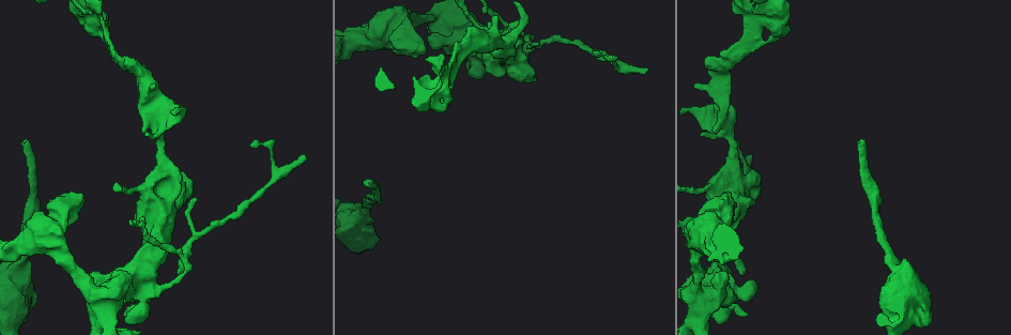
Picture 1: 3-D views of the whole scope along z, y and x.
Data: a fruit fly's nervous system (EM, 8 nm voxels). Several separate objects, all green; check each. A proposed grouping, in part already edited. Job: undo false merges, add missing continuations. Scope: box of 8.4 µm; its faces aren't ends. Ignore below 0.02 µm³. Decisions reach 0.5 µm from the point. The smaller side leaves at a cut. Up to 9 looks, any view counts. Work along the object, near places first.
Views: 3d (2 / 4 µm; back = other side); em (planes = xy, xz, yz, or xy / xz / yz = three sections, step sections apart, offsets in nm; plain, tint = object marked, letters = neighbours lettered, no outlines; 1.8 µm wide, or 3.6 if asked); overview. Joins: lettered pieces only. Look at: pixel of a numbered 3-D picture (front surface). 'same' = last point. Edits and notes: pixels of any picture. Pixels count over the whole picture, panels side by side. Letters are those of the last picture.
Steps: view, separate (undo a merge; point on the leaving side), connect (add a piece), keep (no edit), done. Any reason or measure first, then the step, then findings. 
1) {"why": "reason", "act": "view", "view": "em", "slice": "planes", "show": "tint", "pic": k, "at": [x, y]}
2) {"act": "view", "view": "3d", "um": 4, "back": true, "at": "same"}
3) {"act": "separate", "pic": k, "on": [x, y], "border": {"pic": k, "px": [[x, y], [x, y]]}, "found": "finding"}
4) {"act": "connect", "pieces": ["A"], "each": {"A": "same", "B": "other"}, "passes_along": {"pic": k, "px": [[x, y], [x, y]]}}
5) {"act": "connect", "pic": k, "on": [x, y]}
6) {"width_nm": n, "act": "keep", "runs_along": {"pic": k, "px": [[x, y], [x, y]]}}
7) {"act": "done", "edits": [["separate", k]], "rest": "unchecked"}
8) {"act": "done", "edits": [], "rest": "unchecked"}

{"why": "arms part here", "act": "view", "view": "3d", "um": 2, "pic": 1, "at": [95, 20]}

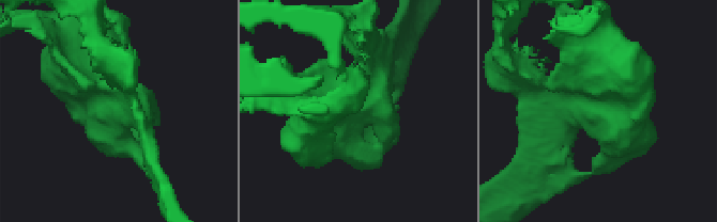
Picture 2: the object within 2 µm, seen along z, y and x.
{"why": "need the tissue", "act": "view", "view": "em", "slice": "yz", "step": 4, "show": "tint", "pic": 2, "at": [594, 101]}

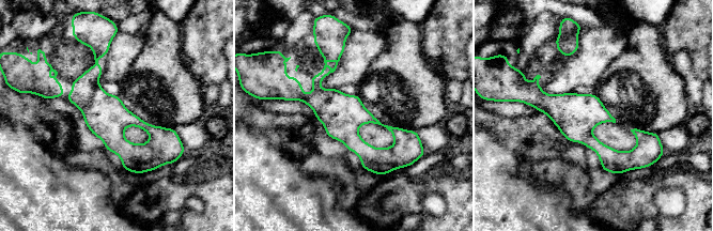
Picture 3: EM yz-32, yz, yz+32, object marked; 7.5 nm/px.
{"act": "view", "view": "em", "slice": "planes", "show": "letters", "at": "same"}

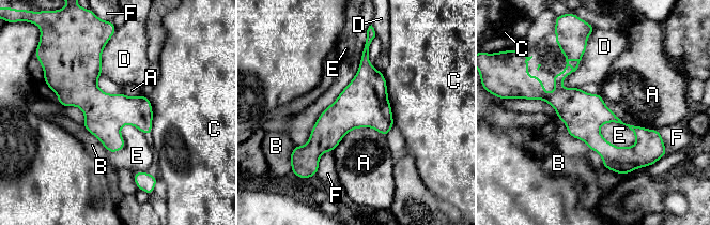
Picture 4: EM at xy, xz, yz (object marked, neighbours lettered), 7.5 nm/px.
{"width_nm": 320, "act": "keep", "each": {"A": "other", "B": "other", "C": "other", "D": "other", "E": "other", "F": "other"}, "border": {"pic": 4, "px": [[599, 93], [623, 122], [658, 130]]}, "found": "all the same cell"}

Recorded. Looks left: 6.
{"why": "sharp bend", "act": "view", "view": "em", "um": 3.6, "slice": "planes", "show": "letters", "pic": 1, "at": [364, 224]}

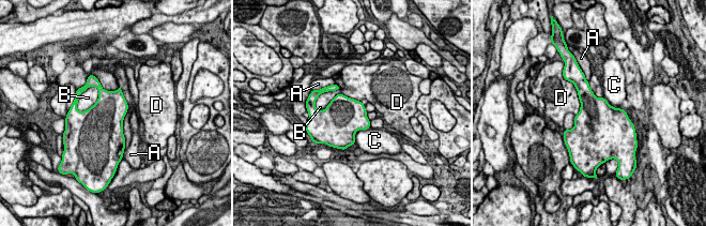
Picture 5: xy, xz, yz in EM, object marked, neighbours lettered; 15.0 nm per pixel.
{"act": "keep", "each": {"A": "other", "B": "other", "C": "other", "D": "other"}, "found": "one cell here"}

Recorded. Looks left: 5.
{"why": "an open end", "act": "view", "view": "em", "um": 3.6, "slice": "planes", "show": "tint", "pic": 1, "at": [21, 143]}

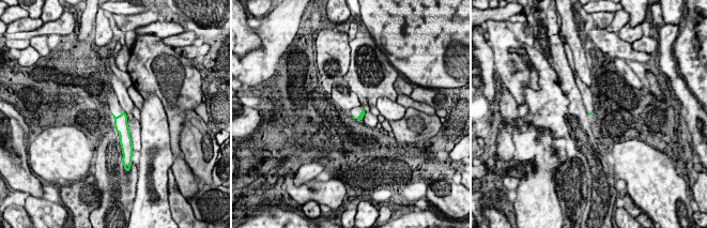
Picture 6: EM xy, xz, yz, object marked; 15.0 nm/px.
{"why": "see the neighbours", "act": "view", "view": "em", "um": 3.6, "slice": "planes", "show": "letters", "at": "same"}

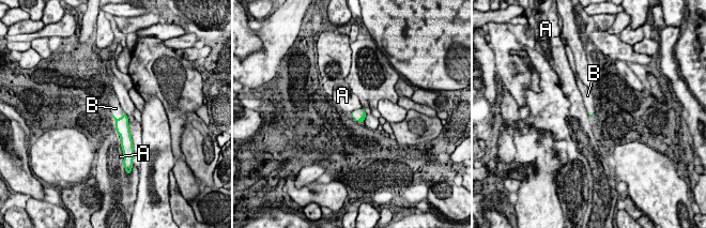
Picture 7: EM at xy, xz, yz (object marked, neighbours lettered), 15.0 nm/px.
{"act": "connect", "pieces": ["B"], "each": {"A": "other", "B": "same"}, "passes_along": {"pic": 7, "px": [[362, 119], [362, 116], [357, 114]]}, "found": "it goes on there"}

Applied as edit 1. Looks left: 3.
{"why": "see it whole again", "act": "view", "view": "overview"}

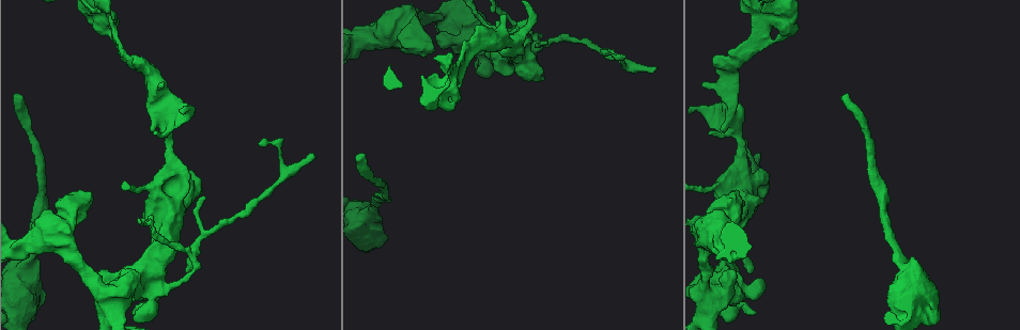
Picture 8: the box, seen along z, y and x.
{"why": "abrupt turn", "act": "view", "view": "em", "slice": "yz", "step": 4, "show": "letters", "pic": 8, "at": [730, 122]}

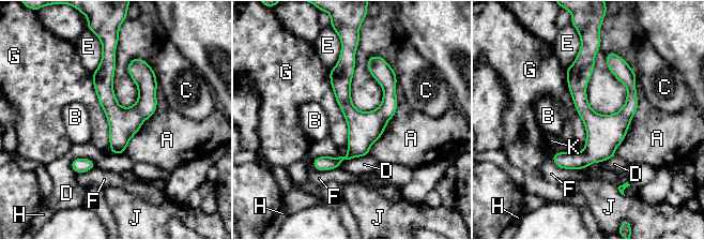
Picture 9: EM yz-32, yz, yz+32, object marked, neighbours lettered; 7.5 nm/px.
{"why": "another direction", "act": "view", "view": "em", "slice": "planes", "show": "letters", "at": "same"}

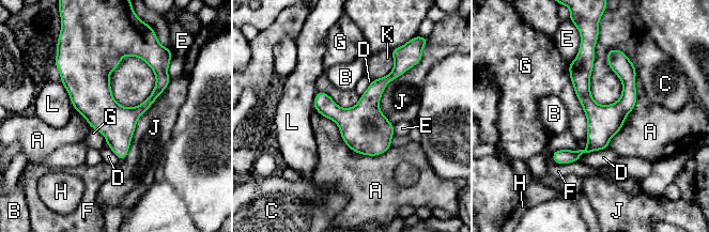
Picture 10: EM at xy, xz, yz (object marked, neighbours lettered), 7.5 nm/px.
{"longest_contact_nm": ["J", 750], "act": "keep", "each": {"A": "other", "B": "other", "C": "other", "D": "other", "E": "other", "F": "other", "G": "other", "H": "other", "J": "other", "K": "other", "L": "other"}, "border": {"pic": 10, "px": [[567, 64], [586, 118], [586, 139]]}, "found": "continuous, no second cell"}

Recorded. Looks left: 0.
{"act": "done", "edits": [["connect", 7]], "rest": "unchecked"}

